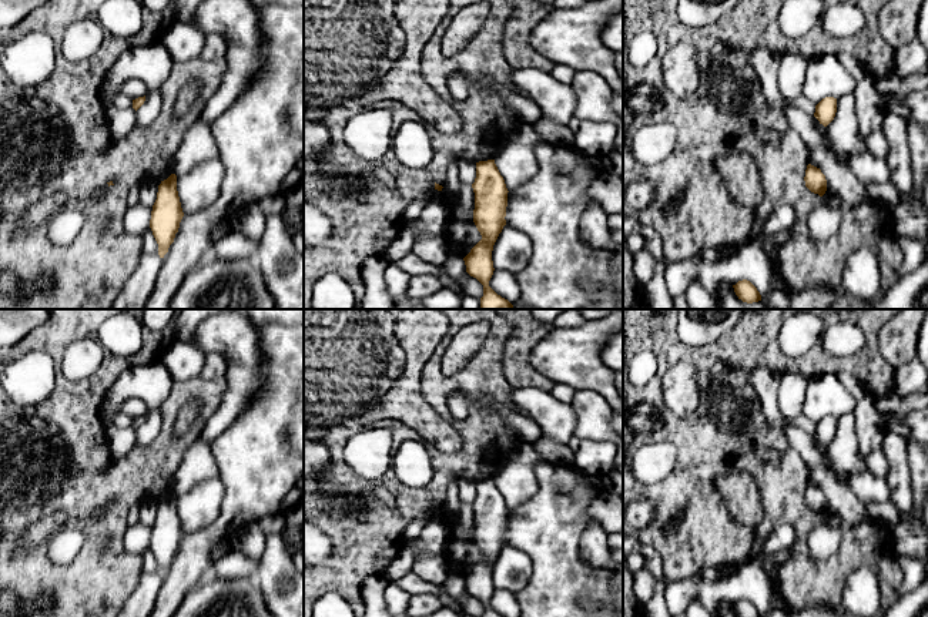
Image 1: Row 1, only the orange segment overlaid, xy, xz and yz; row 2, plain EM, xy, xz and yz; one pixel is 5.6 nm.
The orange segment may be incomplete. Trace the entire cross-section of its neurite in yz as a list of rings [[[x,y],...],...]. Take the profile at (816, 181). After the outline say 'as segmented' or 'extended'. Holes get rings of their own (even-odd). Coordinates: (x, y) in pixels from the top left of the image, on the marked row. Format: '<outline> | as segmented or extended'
[[[808,164],[807,170],[805,170],[805,187],[814,192],[818,194],[820,197],[823,197],[827,191],[827,180],[825,175],[821,172],[820,168]]] | as segmented

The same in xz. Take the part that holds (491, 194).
[[[495,160],[476,162],[473,222],[482,239],[463,258],[466,272],[483,285],[479,309],[513,309],[513,305],[497,295],[489,281],[493,275],[493,245],[506,225],[507,188]]] | as segmented

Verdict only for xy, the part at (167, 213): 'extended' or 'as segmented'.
as segmented

